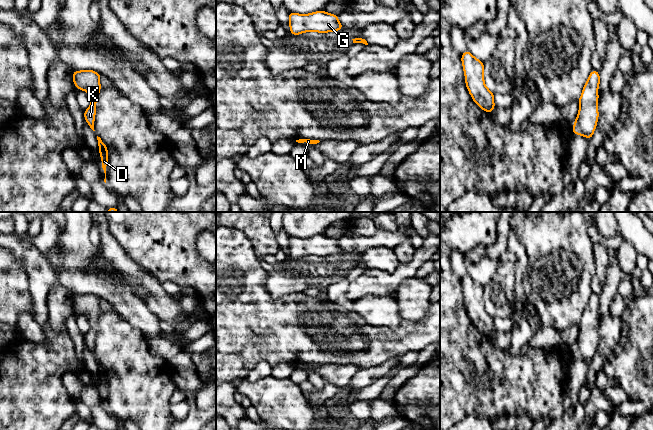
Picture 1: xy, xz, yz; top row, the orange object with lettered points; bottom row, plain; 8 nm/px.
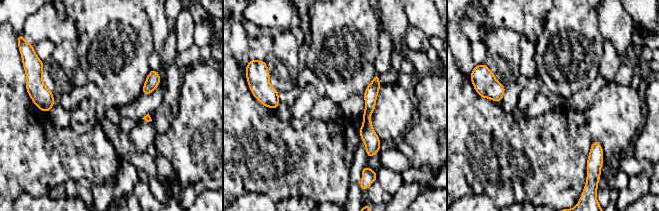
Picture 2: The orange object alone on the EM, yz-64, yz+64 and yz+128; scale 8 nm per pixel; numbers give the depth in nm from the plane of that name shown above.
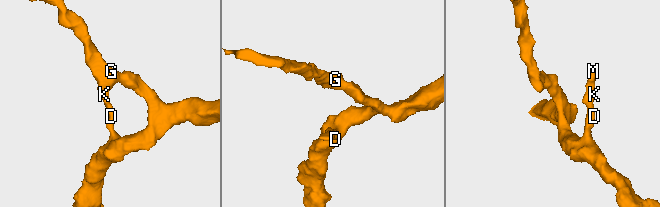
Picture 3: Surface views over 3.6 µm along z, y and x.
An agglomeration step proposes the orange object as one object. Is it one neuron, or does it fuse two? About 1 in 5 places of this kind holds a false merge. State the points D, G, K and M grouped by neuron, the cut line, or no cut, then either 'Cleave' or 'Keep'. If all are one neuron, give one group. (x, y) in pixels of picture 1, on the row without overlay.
Groups: D G K M. No split. Keep

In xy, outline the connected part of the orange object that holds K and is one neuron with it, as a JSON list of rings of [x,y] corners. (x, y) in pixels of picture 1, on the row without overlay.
[[[93,294],[73,295],[73,307],[78,314],[85,314],[90,323],[90,331],[84,335],[84,341],[90,352],[94,354],[96,326],[100,310],[100,298]]]

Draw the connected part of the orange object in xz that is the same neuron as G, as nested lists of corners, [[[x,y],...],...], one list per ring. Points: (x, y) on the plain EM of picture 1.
[[[324,234],[310,238],[289,236],[289,250],[292,259],[299,259],[303,256],[327,257],[343,253],[338,239],[327,237]]]

